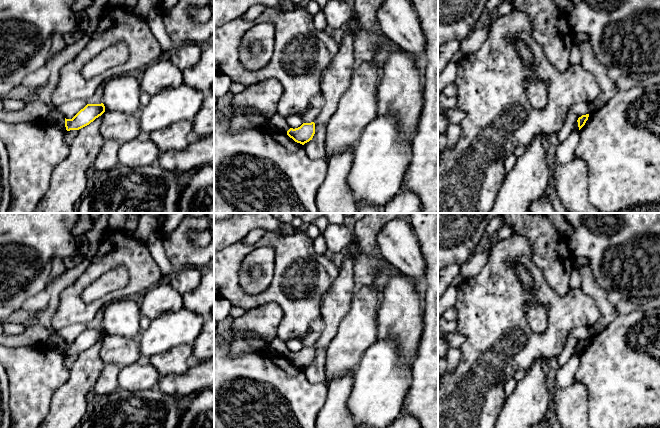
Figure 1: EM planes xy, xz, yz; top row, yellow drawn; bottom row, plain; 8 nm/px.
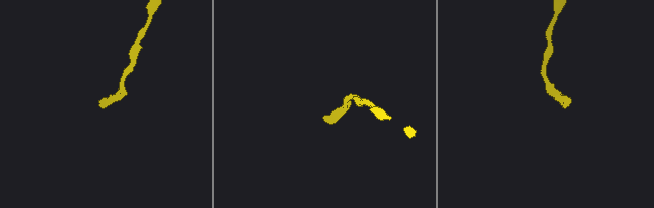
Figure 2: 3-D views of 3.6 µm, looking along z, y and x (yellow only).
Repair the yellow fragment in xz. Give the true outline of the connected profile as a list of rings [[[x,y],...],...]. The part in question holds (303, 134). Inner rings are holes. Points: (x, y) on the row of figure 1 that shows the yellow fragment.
[[[274,114],[268,121],[268,127],[286,133],[295,142],[304,145],[312,140],[315,134],[315,123],[303,123],[298,128],[290,128],[287,124],[286,118]]]

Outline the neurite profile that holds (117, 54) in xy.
[[[117,42],[86,63],[82,68],[82,75],[86,79],[95,77],[112,67],[124,64],[128,56],[127,45],[124,42]]]

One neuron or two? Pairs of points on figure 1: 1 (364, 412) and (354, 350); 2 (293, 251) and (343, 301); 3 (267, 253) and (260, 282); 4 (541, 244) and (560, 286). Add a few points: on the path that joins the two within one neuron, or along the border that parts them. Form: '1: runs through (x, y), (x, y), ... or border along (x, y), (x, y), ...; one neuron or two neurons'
1: border along (369, 345), (360, 362), (353, 369); two neurons
2: border along (339, 269), (337, 277), (322, 297), (321, 309); two neurons
3: runs through (266, 260), (266, 275); one neuron
4: runs through (551, 254), (556, 263), (557, 276); one neuron

